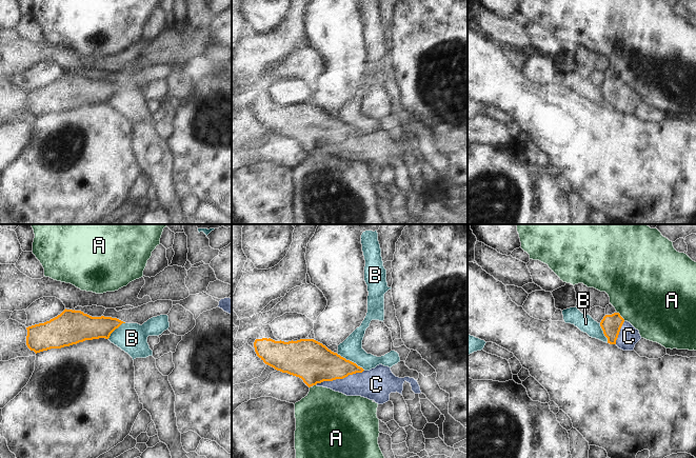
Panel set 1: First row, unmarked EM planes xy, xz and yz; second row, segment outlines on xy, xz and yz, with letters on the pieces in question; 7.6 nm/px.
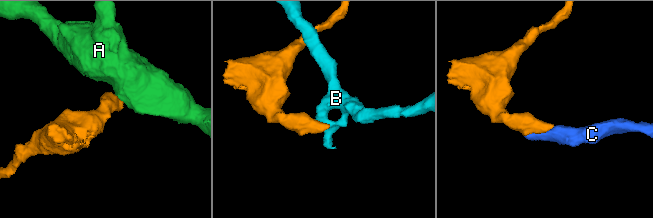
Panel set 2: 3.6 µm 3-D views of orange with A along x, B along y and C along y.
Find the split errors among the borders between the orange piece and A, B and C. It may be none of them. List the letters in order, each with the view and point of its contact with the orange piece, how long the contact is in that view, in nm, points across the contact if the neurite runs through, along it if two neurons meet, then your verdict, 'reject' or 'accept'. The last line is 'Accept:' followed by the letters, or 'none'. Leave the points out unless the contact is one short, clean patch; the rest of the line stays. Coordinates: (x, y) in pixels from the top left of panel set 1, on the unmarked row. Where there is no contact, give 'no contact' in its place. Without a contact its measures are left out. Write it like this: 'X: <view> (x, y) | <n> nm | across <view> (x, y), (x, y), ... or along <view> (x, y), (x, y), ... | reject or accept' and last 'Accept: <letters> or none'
A: yz (620, 80) | 90 nm | along yz (617, 76), (624, 84) | reject
B: xz (351, 125) | 260 nm | along xz (336, 117), (364, 134) | reject
C: xz (339, 142) | 400 nm | across xz (312, 125), (339, 142), (349, 142), (371, 148) | accept
Accept: C

